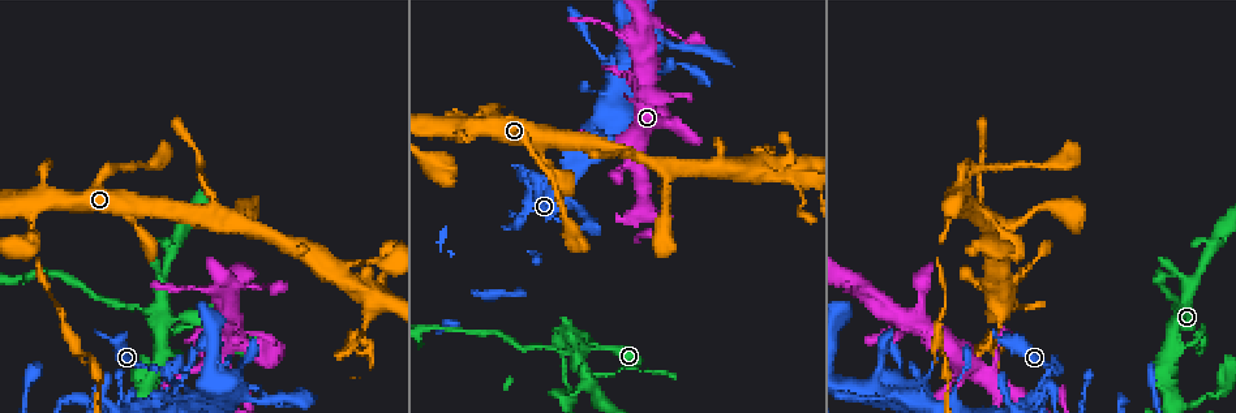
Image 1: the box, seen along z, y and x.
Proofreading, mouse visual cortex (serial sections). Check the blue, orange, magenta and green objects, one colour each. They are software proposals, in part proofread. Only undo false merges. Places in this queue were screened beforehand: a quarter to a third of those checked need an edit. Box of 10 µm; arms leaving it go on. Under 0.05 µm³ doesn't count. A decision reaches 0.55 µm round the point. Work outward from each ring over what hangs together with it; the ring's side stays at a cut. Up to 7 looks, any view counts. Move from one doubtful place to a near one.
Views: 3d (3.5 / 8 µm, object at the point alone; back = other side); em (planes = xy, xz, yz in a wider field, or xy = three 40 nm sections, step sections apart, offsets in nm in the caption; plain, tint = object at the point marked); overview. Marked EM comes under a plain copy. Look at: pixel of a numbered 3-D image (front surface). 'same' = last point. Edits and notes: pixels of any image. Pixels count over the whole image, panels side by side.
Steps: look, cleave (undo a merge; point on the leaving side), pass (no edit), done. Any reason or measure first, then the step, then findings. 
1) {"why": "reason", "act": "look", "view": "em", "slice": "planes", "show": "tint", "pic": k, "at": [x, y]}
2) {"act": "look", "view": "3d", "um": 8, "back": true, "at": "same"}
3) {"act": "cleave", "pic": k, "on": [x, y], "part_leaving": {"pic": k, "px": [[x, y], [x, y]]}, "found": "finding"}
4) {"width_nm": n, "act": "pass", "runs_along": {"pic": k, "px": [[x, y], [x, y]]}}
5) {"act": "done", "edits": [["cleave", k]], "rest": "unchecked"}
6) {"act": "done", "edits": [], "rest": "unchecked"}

{"why": "abrupt turn", "act": "look", "view": "3d", "um": 3.5, "pic": 1, "at": [172, 369]}

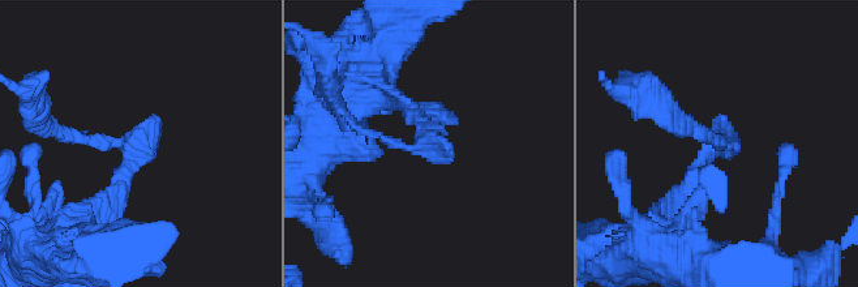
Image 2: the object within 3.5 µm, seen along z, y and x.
{"arm_widths_nm": [150, 250], "why": "need the tissue", "act": "look", "view": "em", "slice": "xy", "step": 2, "show": "tint", "pic": 2, "at": [424, 146]}

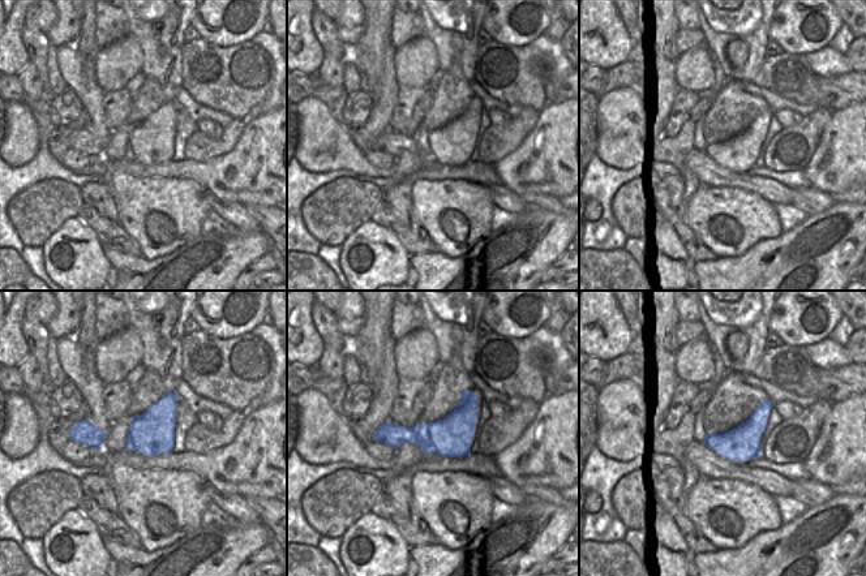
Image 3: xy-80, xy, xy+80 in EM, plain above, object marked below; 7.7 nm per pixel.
{"why": "another direction", "act": "look", "view": "em", "slice": "xy", "step": 1, "show": "tint", "at": "same"}

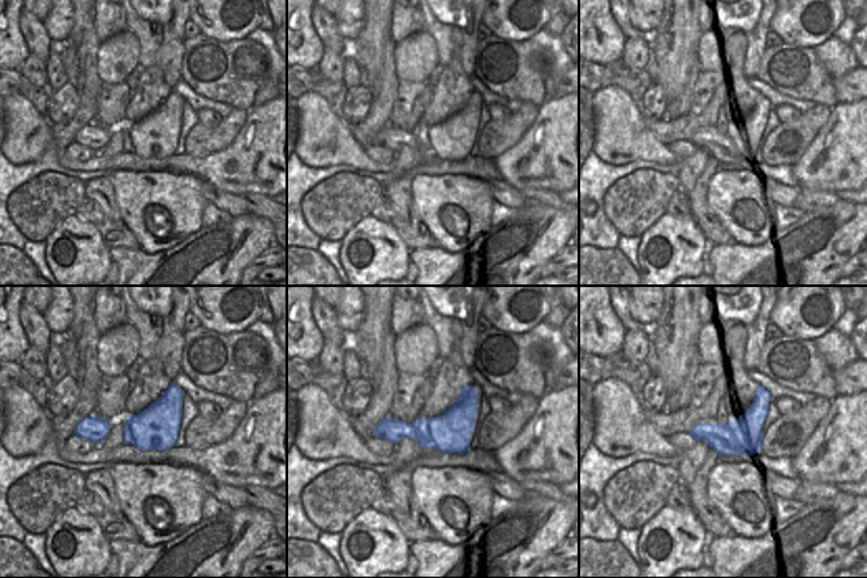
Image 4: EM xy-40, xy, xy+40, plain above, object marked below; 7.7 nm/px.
{"act": "pass", "runs_along": {"pic": 2, "px": [[54, 125], [133, 145], [110, 210]]}, "found": "one cell here"}

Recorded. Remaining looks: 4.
{"why": "thick turns thin", "act": "look", "view": "3d", "um": 3.5, "pic": 1, "at": [922, 381]}

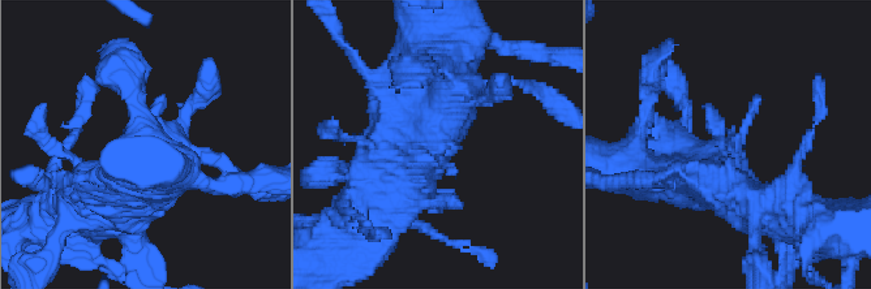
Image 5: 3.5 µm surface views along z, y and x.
{"why": "shape alone is not enough", "act": "look", "view": "em", "slice": "planes", "show": "tint", "pic": 5, "at": [439, 140]}

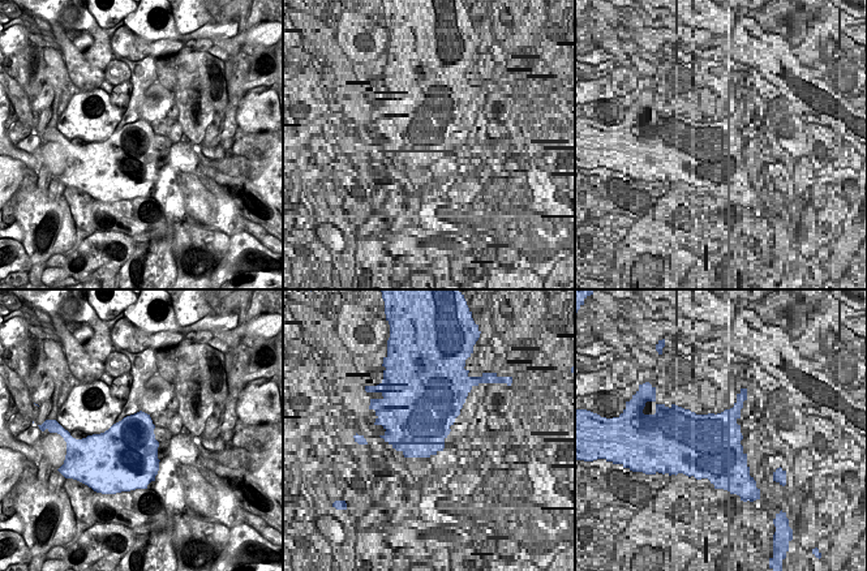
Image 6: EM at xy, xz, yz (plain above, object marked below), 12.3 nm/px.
{"act": "pass", "runs_along": {"pic": 5, "px": [[108, 210], [141, 173], [164, 94]]}, "found": "all the same cell"}

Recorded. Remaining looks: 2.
{"why": "calibre changes", "act": "look", "view": "3d", "um": 3.5, "pic": 1, "at": [449, 111]}

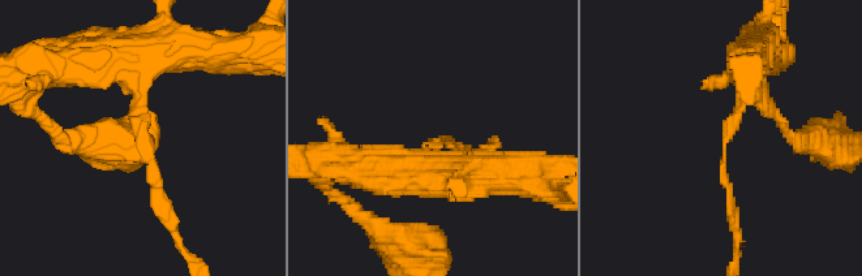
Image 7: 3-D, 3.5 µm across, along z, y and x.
{"act": "pass", "runs_along": {"pic": 7, "px": [[142, 68], [138, 128], [171, 228]]}, "found": "one cell here"}

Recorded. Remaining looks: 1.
{"act": "done", "edits": [], "rest": "unchecked"}

